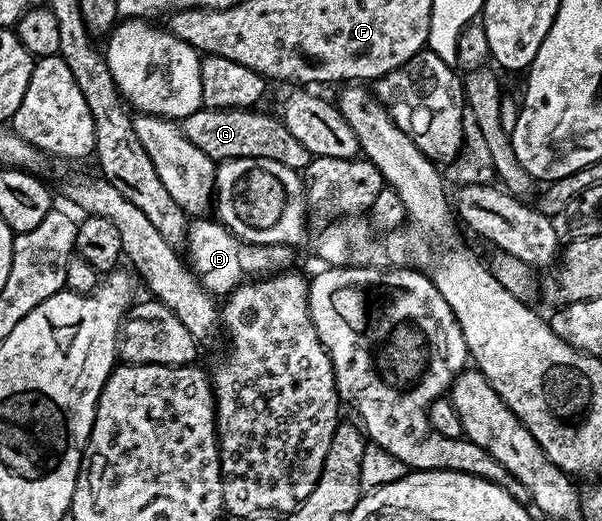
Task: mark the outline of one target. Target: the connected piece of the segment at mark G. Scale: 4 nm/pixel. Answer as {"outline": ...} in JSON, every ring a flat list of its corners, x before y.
{"outline":[[205,106,188,114,182,121,182,133,208,158,216,162,232,158,272,158,272,162,284,162,284,166,303,170,309,166,311,155,299,139,282,124,277,115,265,116,254,108,207,108]]}

